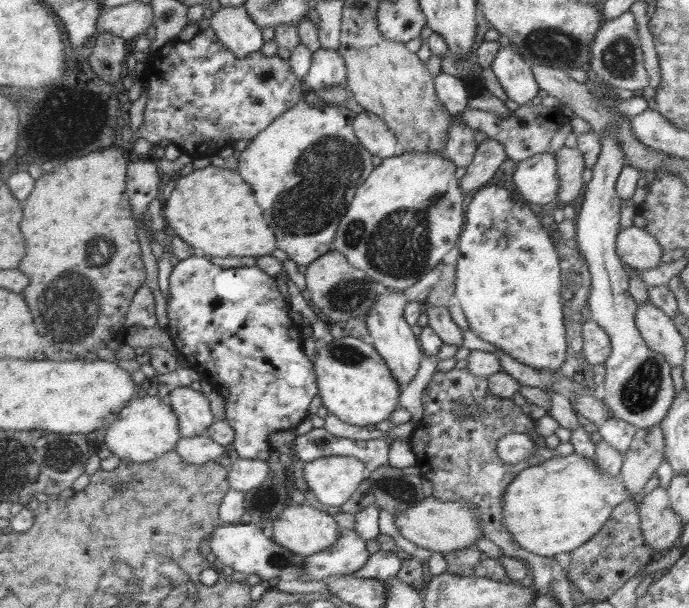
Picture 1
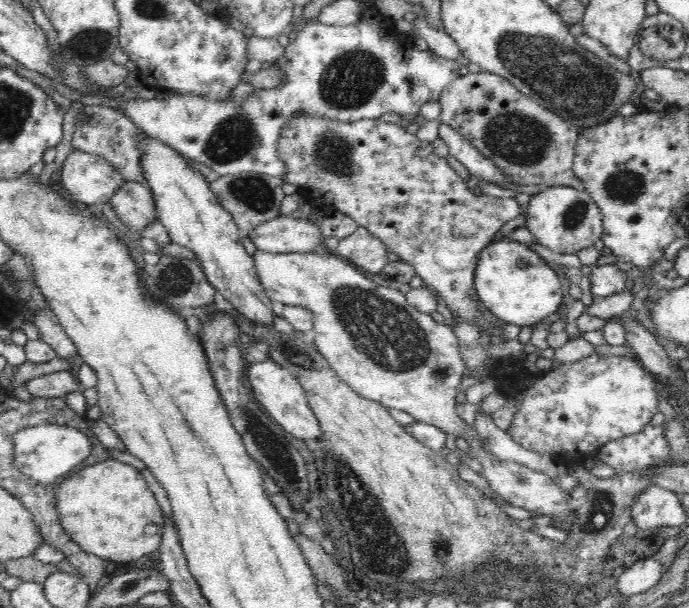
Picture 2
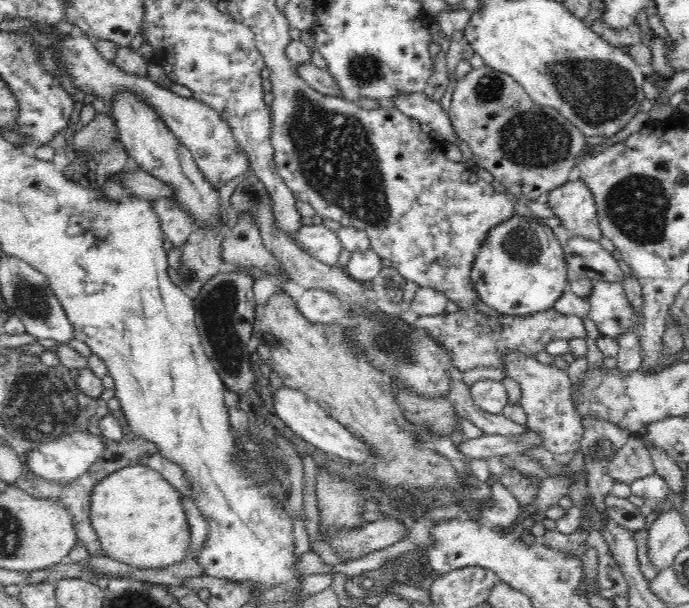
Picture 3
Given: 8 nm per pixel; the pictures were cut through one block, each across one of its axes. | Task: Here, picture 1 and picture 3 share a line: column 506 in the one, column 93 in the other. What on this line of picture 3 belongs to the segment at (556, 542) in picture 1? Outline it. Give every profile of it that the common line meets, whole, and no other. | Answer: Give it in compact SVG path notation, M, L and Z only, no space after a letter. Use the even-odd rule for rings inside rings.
M144 464L120 468L95 484L90 497L90 514L93 530L101 544L101 554L136 568L164 568L186 559L190 547L190 528L186 513L180 505L180 493L172 484Z

